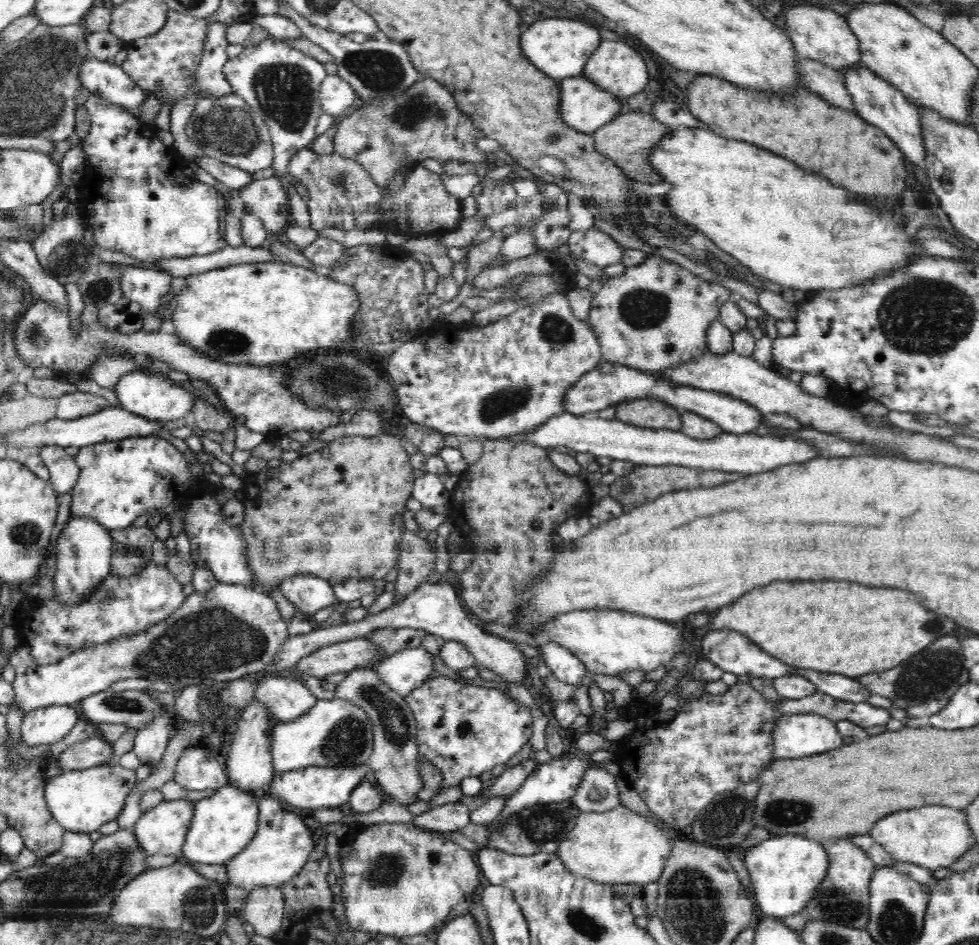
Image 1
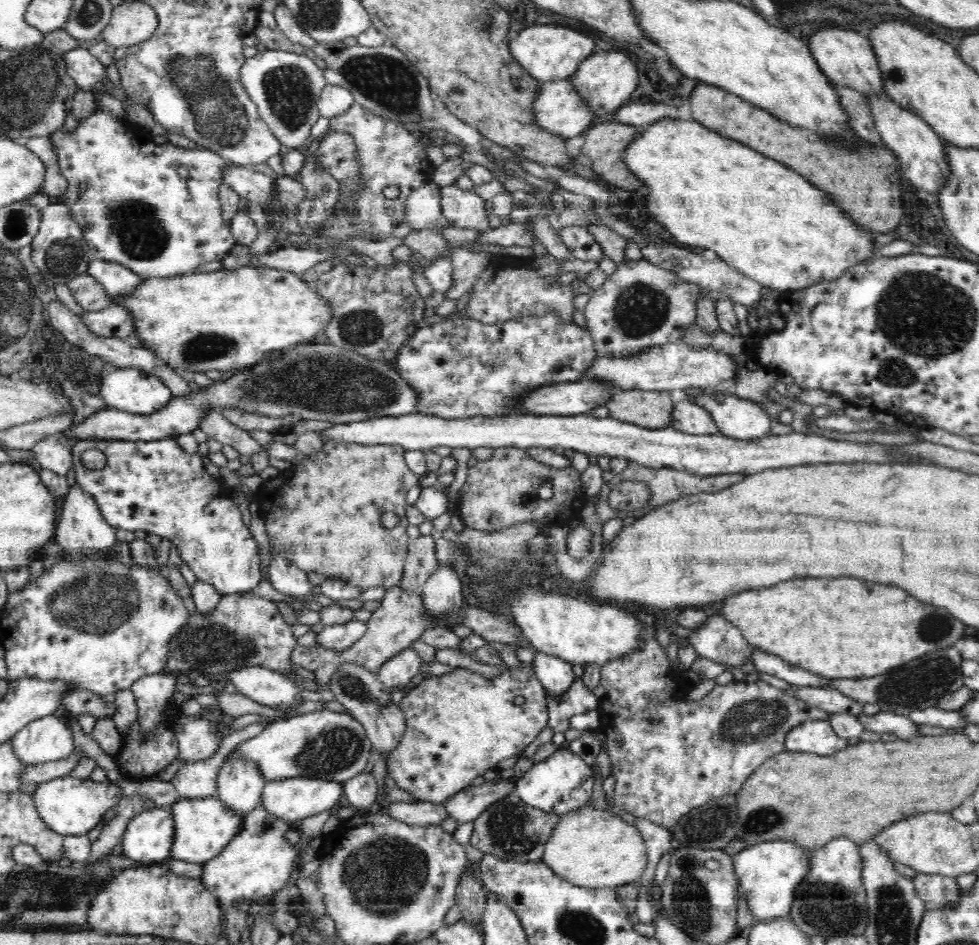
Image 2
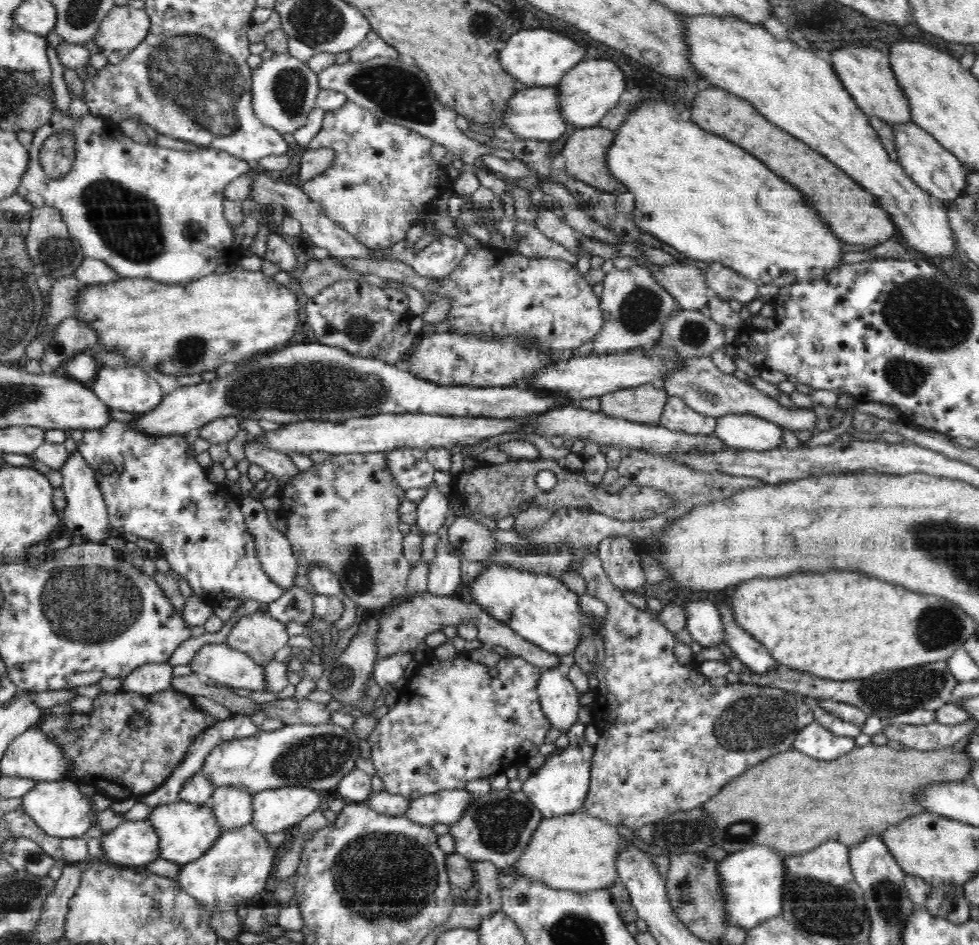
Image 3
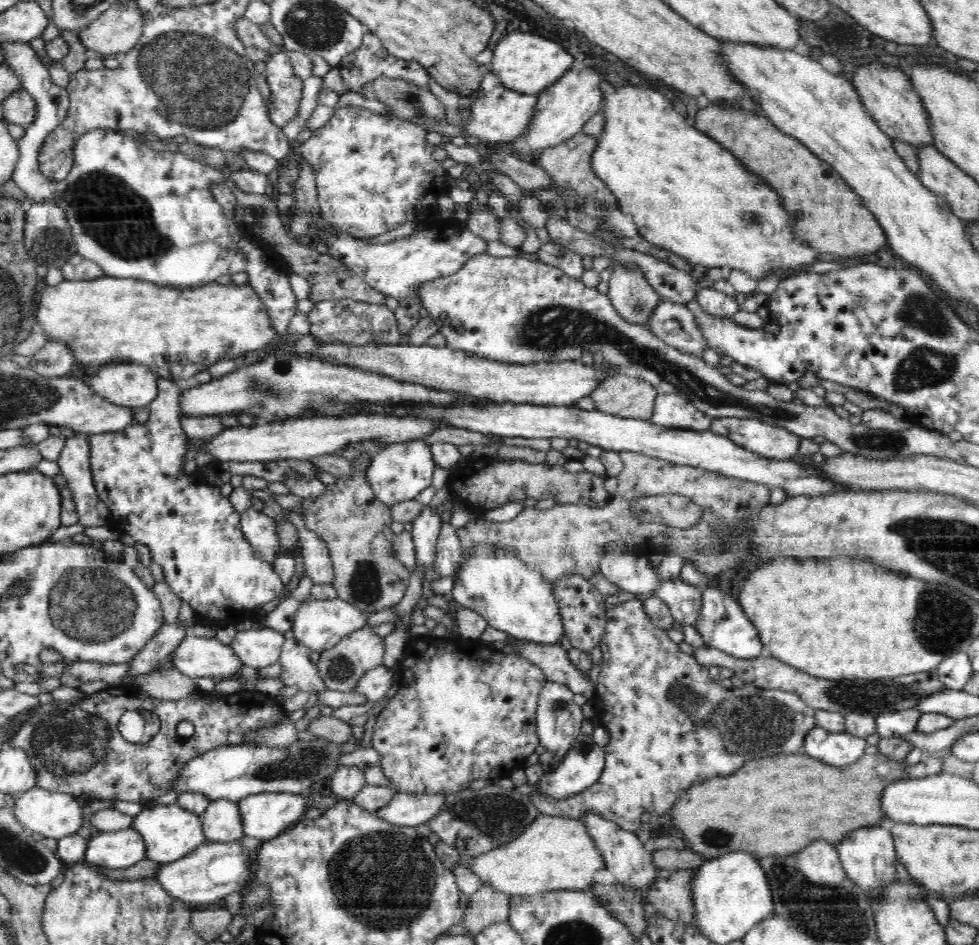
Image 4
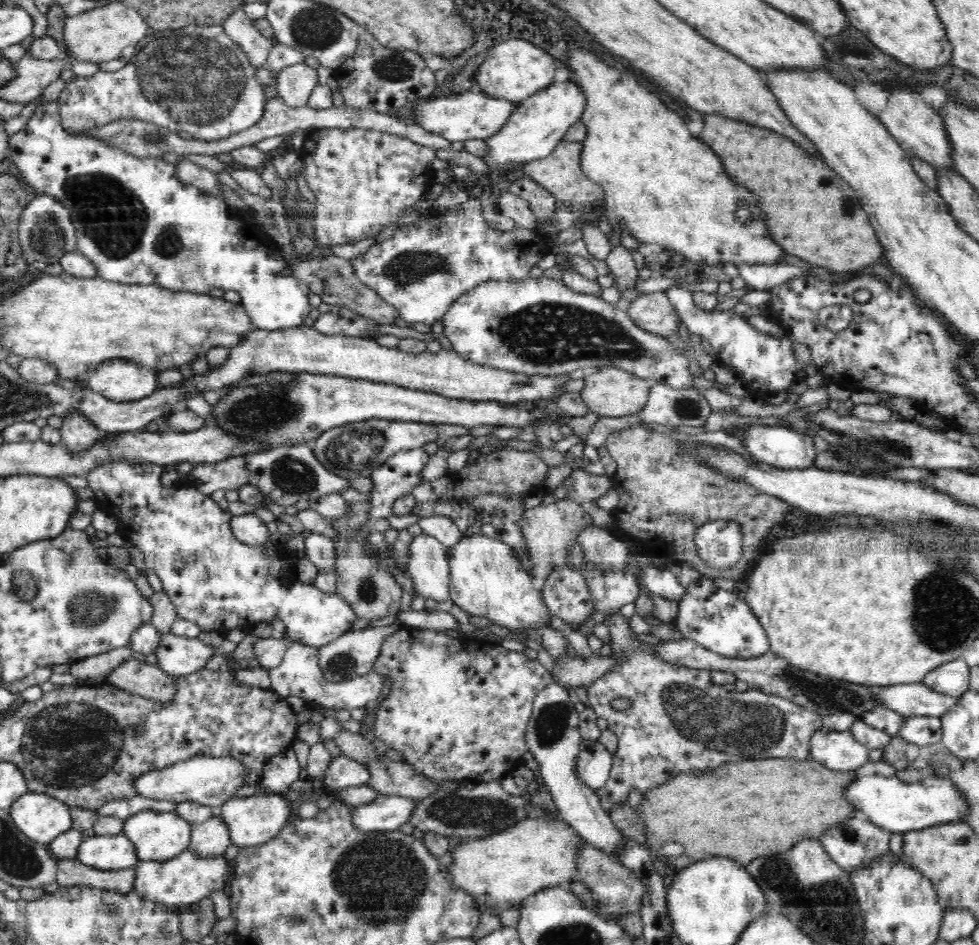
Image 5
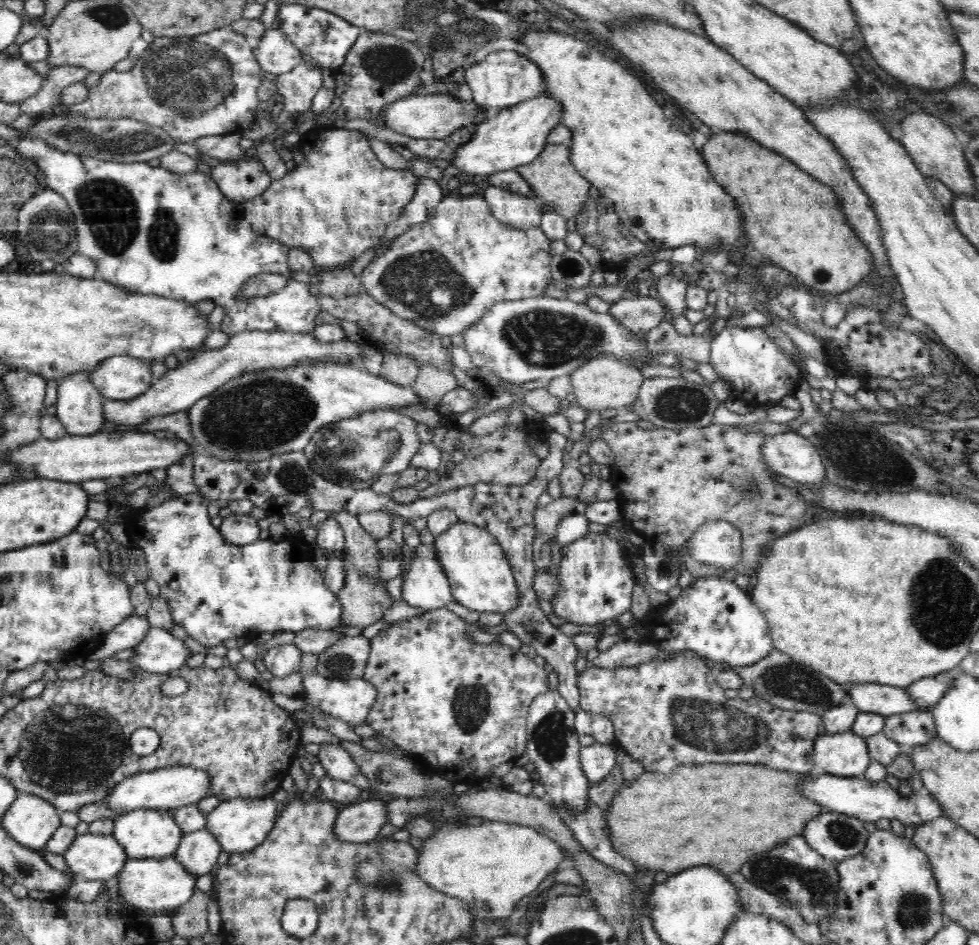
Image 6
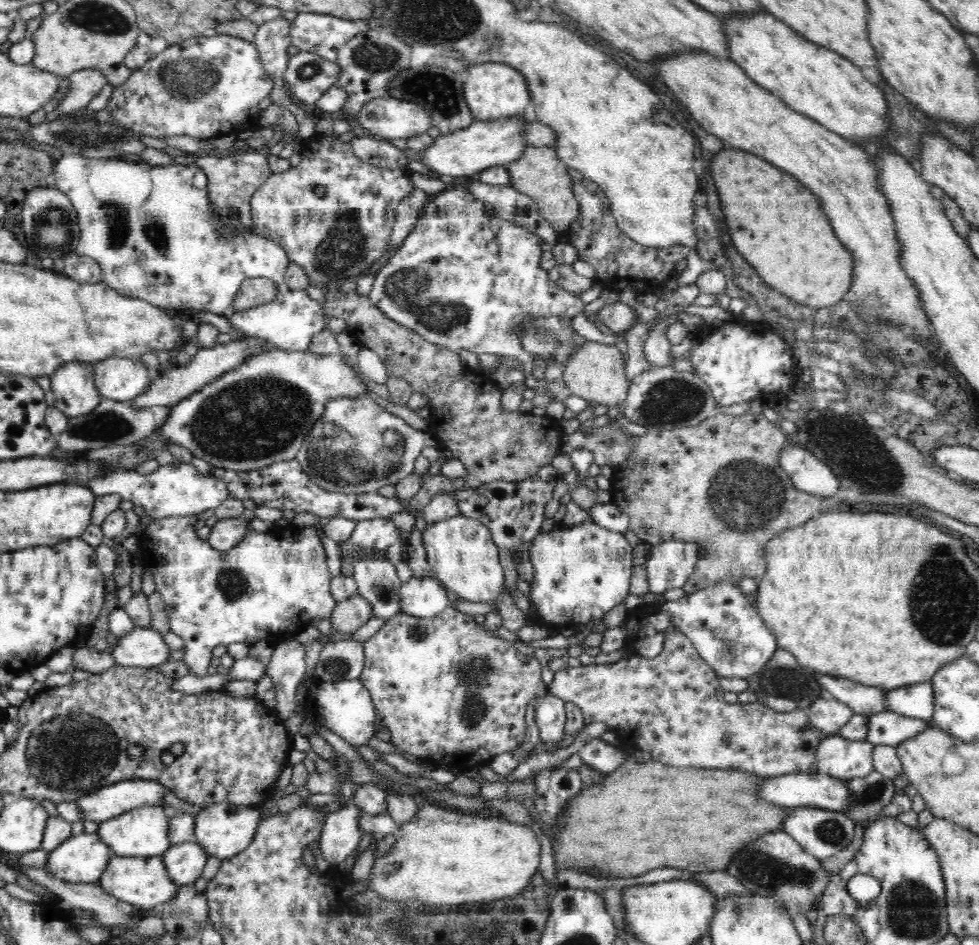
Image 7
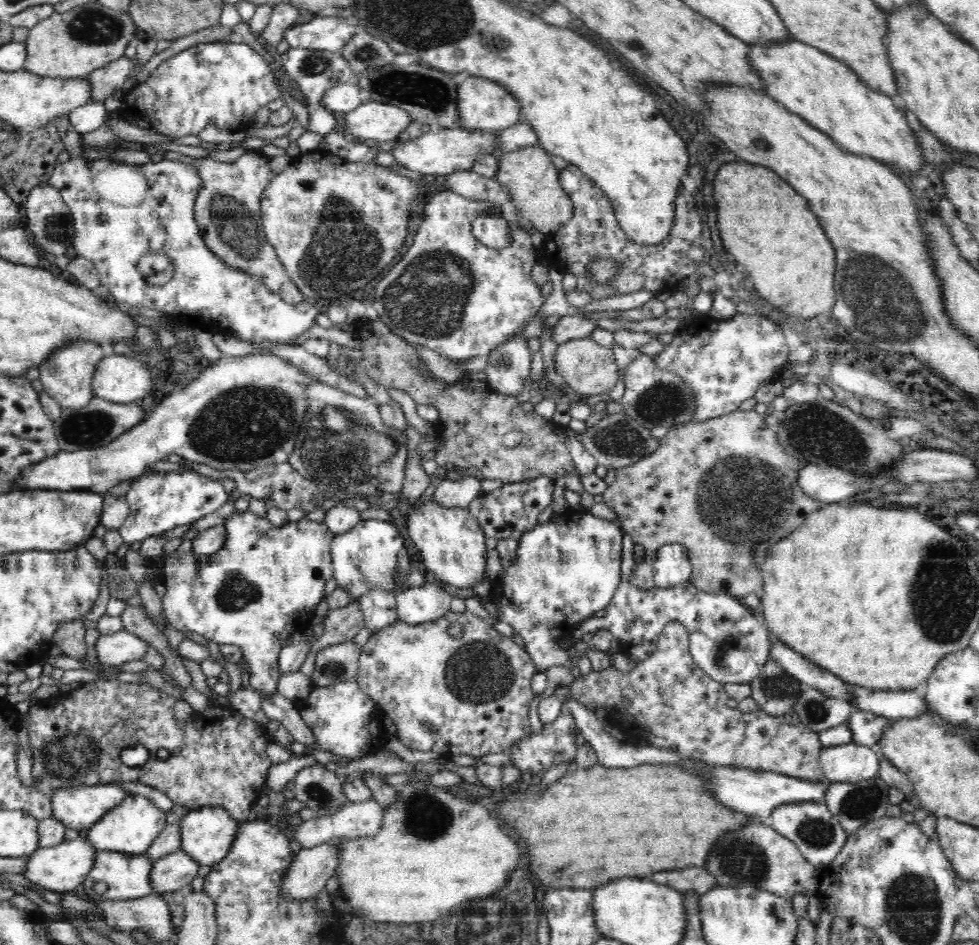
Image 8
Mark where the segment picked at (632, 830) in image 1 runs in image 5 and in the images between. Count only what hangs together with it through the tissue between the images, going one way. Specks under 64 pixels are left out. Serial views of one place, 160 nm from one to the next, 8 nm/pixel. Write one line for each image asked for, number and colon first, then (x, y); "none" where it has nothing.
2: (587, 846)
3: (575, 851)
4: (554, 853)
5: (500, 870)

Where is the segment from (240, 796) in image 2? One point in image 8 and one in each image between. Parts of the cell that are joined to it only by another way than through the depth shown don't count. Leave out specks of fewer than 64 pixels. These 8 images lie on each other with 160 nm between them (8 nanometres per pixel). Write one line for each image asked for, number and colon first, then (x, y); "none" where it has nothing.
3: (233, 804)
4: (221, 820)
5: (210, 838)
6: (198, 851)
7: (184, 863)
8: (171, 872)

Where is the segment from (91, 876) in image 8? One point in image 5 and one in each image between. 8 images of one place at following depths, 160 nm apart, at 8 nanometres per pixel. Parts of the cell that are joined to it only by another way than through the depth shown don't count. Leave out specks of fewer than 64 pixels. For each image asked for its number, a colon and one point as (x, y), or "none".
5: (188, 878)
6: (161, 885)
7: (140, 881)

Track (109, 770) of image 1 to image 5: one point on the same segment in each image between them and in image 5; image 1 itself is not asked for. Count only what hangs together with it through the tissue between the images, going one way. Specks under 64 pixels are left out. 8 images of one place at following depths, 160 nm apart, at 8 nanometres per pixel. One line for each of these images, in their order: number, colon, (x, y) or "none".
2: (68, 805)
3: (61, 808)
4: (55, 814)
5: (41, 817)

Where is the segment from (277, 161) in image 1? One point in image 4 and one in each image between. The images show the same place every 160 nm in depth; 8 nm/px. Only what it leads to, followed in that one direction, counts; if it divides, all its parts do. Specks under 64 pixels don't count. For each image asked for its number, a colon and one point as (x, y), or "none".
2: (285, 87)
3: (283, 88)
4: (287, 89)

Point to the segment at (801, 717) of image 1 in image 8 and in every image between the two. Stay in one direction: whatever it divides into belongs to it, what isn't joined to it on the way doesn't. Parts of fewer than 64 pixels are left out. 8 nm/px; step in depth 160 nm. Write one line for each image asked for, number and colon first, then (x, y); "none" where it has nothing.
2: (816, 736)
3: (814, 740)
4: (835, 748)
5: (839, 751)
6: (846, 754)
7: (839, 757)
8: (845, 763)

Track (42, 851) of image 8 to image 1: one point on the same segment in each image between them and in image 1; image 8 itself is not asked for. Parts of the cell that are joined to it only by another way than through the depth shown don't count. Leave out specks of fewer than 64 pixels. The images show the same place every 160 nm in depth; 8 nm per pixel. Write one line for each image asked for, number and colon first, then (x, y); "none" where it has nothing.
1: (161, 830)
2: (149, 836)
3: (135, 843)
4: (123, 848)
5: (105, 852)
6: (95, 857)
7: (82, 858)

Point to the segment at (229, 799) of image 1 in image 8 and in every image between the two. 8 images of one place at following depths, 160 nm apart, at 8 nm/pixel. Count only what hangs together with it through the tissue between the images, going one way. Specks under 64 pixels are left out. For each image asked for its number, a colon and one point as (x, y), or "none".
2: (204, 826)
3: (187, 830)
4: (170, 831)
5: (157, 836)
6: (144, 833)
7: (142, 832)
8: (132, 825)

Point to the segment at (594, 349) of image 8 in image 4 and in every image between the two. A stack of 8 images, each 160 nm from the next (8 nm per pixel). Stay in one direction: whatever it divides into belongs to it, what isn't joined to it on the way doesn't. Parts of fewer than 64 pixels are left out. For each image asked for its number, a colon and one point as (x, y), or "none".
4: (630, 397)
5: (609, 392)
6: (603, 383)
7: (595, 371)

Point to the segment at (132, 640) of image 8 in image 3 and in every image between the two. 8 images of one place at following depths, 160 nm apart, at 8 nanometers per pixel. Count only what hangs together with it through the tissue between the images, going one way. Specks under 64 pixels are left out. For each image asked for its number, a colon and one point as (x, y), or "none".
3: (228, 667)
4: (196, 657)
5: (178, 656)
6: (160, 652)
7: (142, 647)

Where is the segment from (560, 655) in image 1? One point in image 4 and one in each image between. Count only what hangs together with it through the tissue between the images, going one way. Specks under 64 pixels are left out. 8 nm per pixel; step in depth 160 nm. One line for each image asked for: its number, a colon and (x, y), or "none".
2: (556, 676)
3: (559, 698)
4: (559, 719)

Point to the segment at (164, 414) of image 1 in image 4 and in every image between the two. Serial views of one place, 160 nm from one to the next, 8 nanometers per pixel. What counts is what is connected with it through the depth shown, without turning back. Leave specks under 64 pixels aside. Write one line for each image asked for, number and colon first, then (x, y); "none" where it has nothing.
2: (134, 391)
3: (131, 389)
4: (126, 384)

